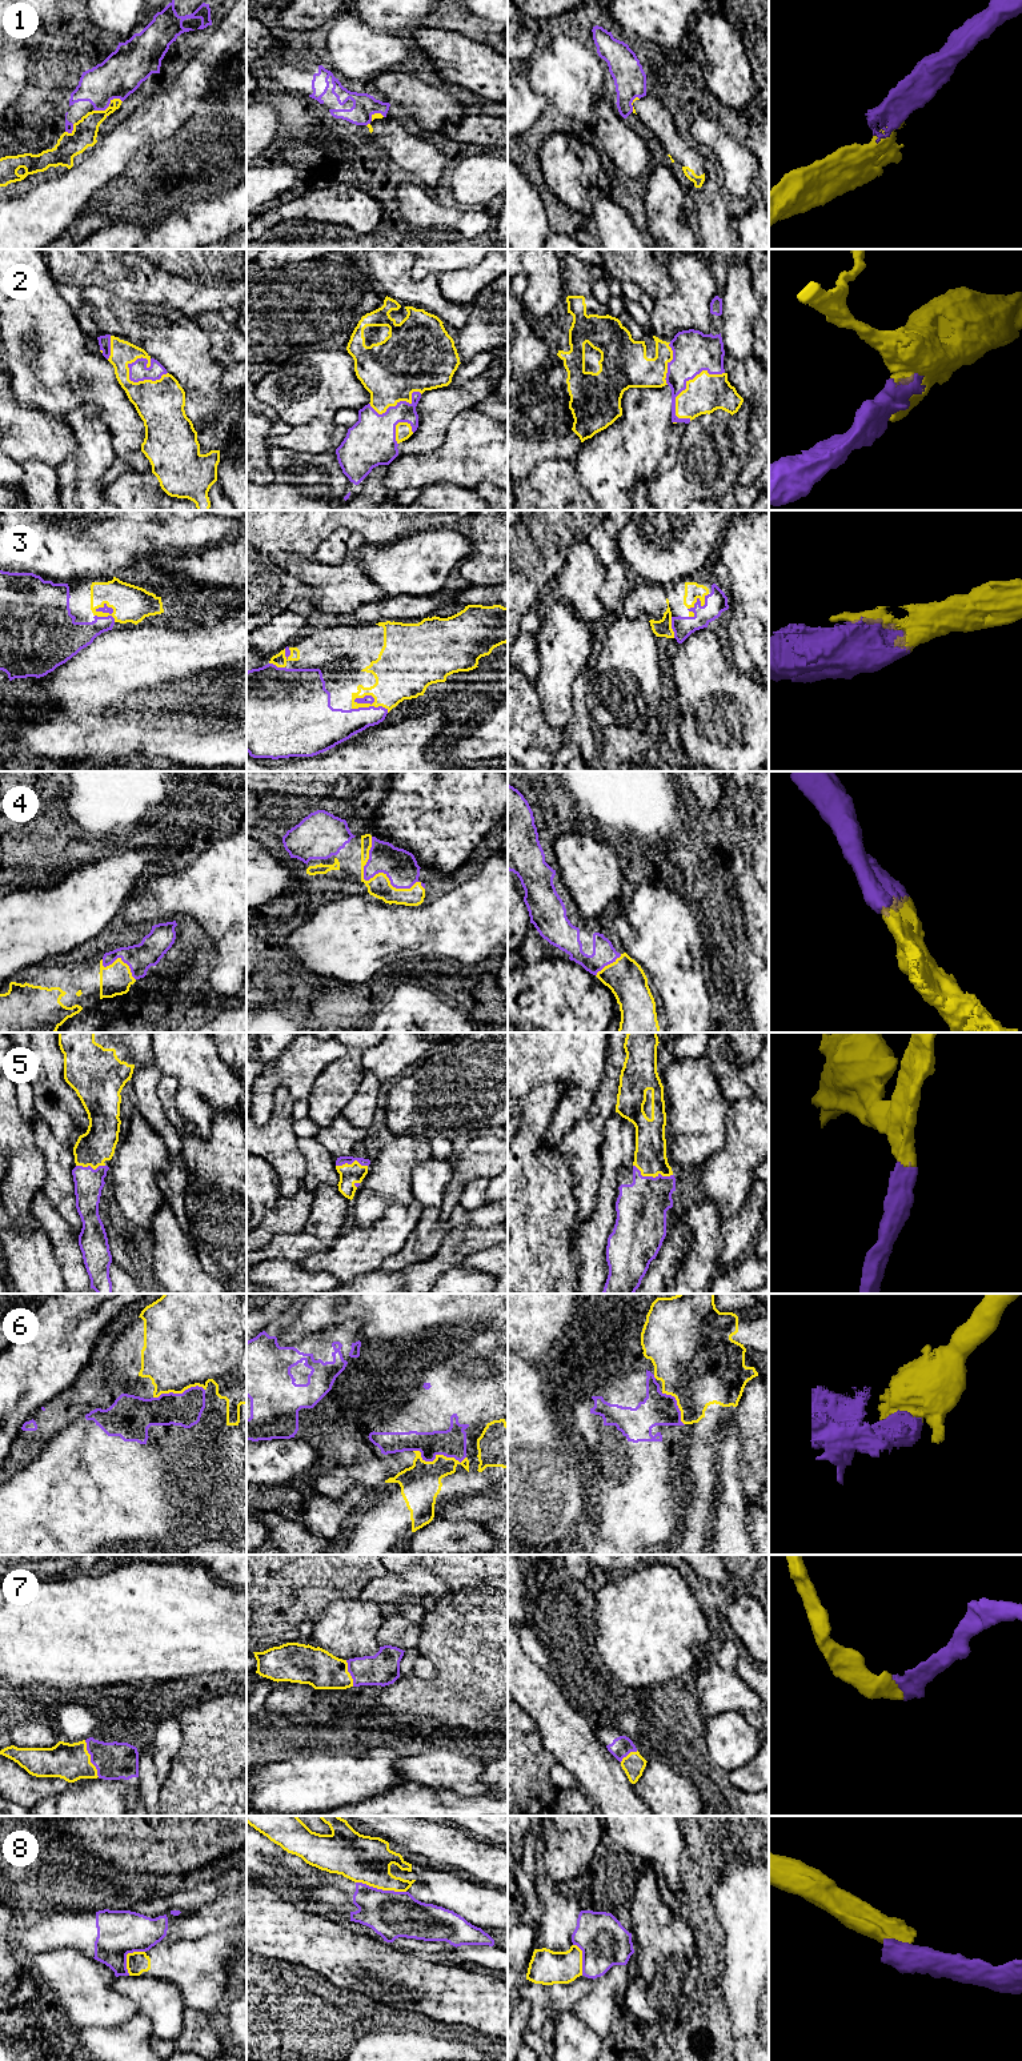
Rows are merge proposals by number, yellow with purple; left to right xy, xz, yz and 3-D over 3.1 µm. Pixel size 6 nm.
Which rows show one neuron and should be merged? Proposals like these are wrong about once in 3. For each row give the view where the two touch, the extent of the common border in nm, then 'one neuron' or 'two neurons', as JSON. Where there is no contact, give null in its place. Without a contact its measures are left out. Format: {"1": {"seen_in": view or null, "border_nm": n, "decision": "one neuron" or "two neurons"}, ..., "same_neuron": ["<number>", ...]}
{"1": {"seen_in": "xy", "border_nm": 190, "decision": "two neurons"}, "2": {"seen_in": "xy", "border_nm": 260, "decision": "one neuron"}, "3": {"seen_in": "xz", "border_nm": 220, "decision": "one neuron"}, "4": {"seen_in": "xz", "border_nm": 460, "decision": "one neuron"}, "5": {"seen_in": "yz", "border_nm": 240, "decision": "one neuron"}, "6": {"seen_in": "xz", "border_nm": 320, "decision": "two neurons"}, "7": {"seen_in": "xy", "border_nm": 240, "decision": "one neuron"}, "8": {"seen_in": "xz", "border_nm": 320, "decision": "two neurons"}, "same_neuron": ["2", "3", "4", "5", "7"]}

